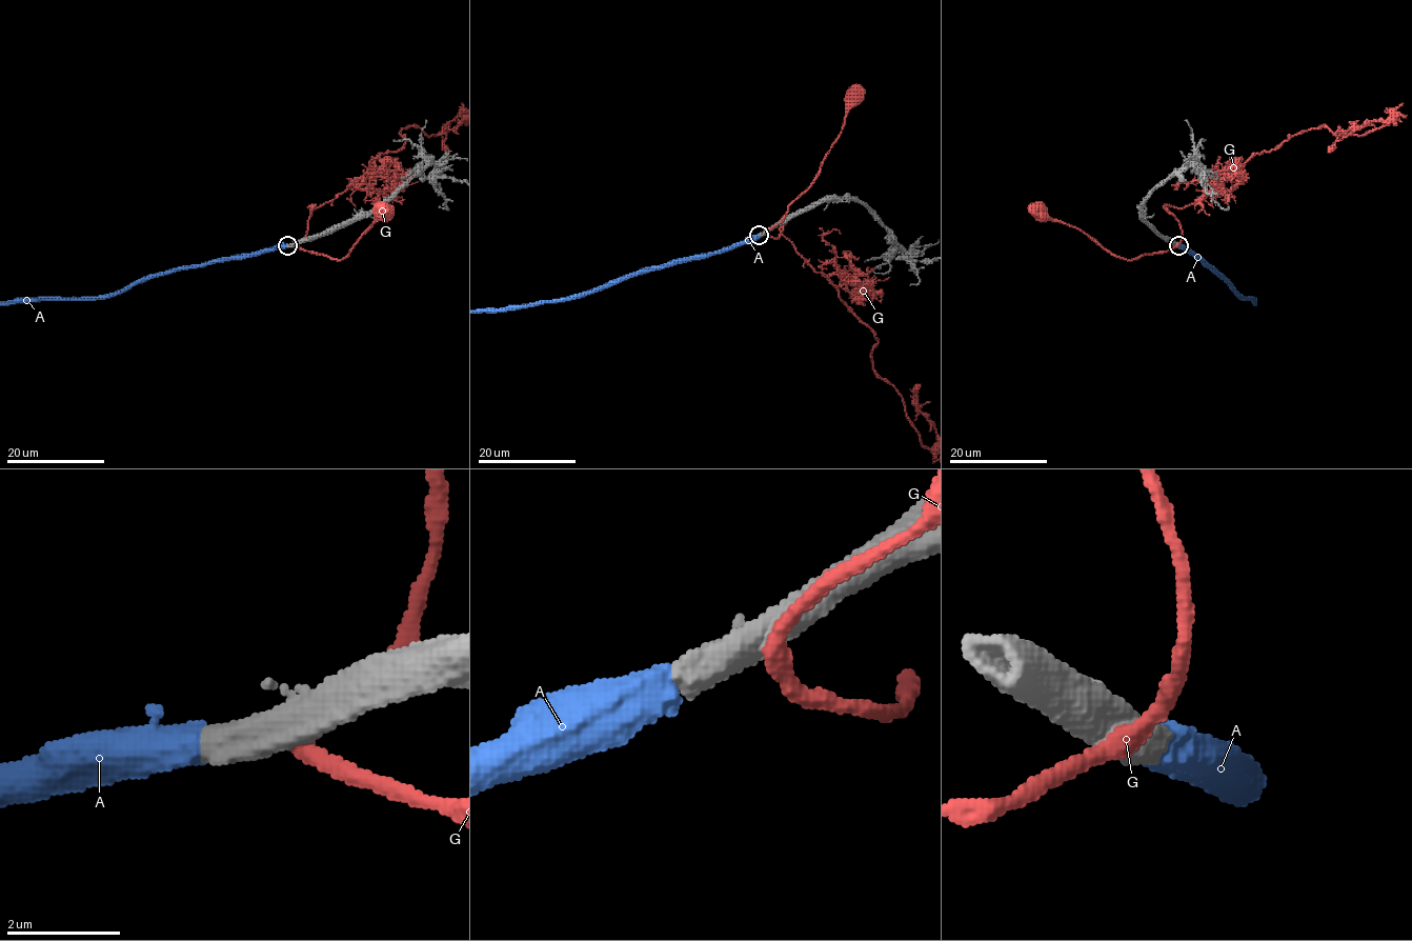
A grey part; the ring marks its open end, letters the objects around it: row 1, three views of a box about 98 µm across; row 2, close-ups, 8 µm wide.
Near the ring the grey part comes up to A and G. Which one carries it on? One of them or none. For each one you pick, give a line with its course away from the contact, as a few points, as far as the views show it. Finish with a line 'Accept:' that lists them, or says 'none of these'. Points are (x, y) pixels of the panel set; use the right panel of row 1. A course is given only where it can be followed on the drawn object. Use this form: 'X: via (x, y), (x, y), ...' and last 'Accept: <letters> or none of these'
A: via (1178, 245), (1213, 271), (1242, 298), (1258, 301), (1256, 293), (1237, 277), (1230, 283), (1222, 281)
Accept: A

